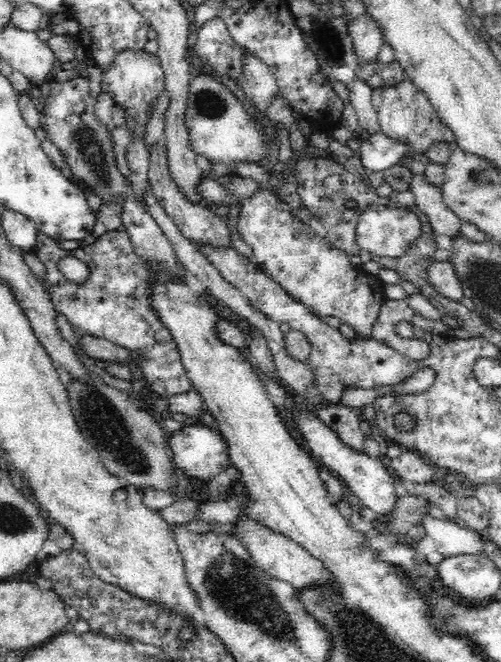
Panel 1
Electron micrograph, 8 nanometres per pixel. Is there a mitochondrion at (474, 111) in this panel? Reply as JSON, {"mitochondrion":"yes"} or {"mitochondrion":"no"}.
{"mitochondrion":"no"}

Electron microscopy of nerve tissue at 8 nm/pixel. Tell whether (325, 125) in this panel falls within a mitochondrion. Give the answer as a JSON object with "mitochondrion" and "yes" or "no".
{"mitochondrion":"no"}

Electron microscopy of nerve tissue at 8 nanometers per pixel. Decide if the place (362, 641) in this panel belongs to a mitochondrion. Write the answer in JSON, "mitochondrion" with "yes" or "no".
{"mitochondrion":"yes"}

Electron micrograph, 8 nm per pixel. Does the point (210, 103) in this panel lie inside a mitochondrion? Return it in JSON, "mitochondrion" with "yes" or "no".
{"mitochondrion":"yes"}

